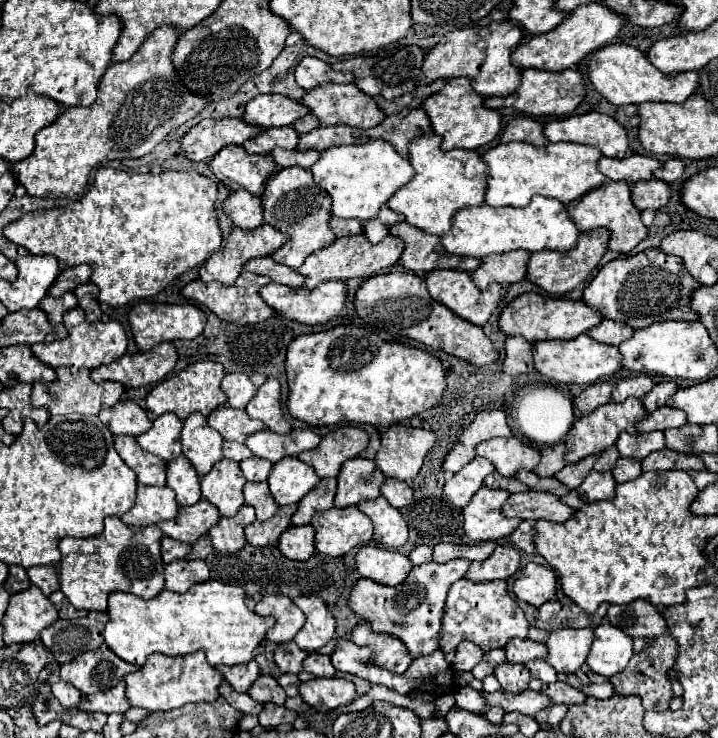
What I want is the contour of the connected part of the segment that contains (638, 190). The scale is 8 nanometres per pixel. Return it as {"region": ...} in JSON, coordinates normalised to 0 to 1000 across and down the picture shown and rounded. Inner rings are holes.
{"region":[[[905,244],[880,255],[880,274],[889,285],[919,285],[933,274],[936,255],[922,244]]]}

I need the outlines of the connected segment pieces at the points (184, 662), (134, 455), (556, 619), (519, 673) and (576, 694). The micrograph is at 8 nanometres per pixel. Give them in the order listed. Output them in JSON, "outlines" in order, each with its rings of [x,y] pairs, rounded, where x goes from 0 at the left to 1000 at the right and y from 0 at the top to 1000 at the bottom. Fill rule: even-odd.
{"outlines":[[[[270,883],[259,889],[228,889],[228,886],[209,886],[203,900],[184,913],[175,913],[175,943],[184,957],[201,959],[209,965],[234,965],[251,959],[262,951],[290,951],[295,954],[306,940],[304,930],[312,916],[290,900],[284,883]]],[[[162,591],[159,607],[167,615],[167,621],[189,640],[192,653],[203,659],[231,659],[231,634],[234,629],[214,618],[201,612],[187,591]]],[[[766,813],[749,824],[749,837],[744,843],[747,851],[760,856],[772,856],[780,851],[830,851],[844,837],[847,821],[838,818],[825,835],[811,829],[802,818],[783,818],[777,813]]],[[[696,900],[688,908],[688,916],[694,919],[694,924],[699,927],[699,935],[705,935],[708,940],[721,940],[735,935],[738,927],[738,913],[727,900]]],[[[769,924],[769,927],[758,927],[755,938],[763,940],[769,946],[772,954],[813,954],[816,951],[816,940],[811,935],[794,932],[788,924]]]]}

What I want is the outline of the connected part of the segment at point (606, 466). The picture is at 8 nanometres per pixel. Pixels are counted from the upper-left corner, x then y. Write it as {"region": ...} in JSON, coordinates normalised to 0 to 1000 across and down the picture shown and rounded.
{"region":[[[852,604],[852,607],[847,607],[844,612],[838,612],[838,618],[833,621],[827,637],[830,637],[830,640],[852,640],[855,631],[858,631],[858,626],[861,626],[861,621],[864,621],[864,615],[861,615],[861,610]]]}

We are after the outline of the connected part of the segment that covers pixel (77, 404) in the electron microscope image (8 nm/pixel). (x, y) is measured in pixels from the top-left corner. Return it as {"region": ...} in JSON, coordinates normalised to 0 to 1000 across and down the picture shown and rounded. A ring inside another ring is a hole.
{"region":[[[78,499],[78,507],[81,507],[81,515],[75,520],[47,520],[47,531],[45,531],[45,547],[64,550],[70,556],[70,561],[97,561],[97,558],[109,558],[109,561],[120,561],[120,564],[136,561],[142,556],[142,550],[156,550],[175,531],[175,526],[164,518],[134,520],[125,512],[125,501],[100,507],[97,499]]]}

